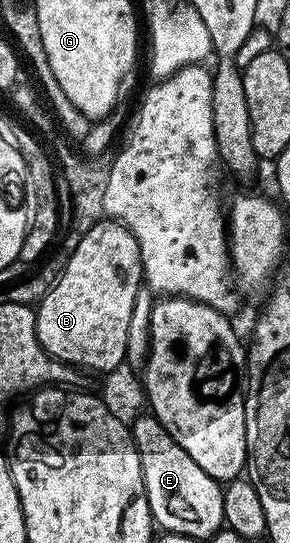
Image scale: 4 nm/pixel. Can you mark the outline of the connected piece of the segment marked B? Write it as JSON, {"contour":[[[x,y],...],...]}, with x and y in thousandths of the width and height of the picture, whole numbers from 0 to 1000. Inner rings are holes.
{"contour":[[[345,403],[276,435],[266,462],[252,462],[190,525],[131,556],[121,569],[121,608],[141,639],[190,663],[221,665],[228,672],[269,676],[276,681],[317,680],[341,691],[390,683],[438,661],[434,619],[445,615],[445,587],[455,586],[472,536],[493,523],[493,486],[472,440],[459,440],[452,427],[414,407]]]}

